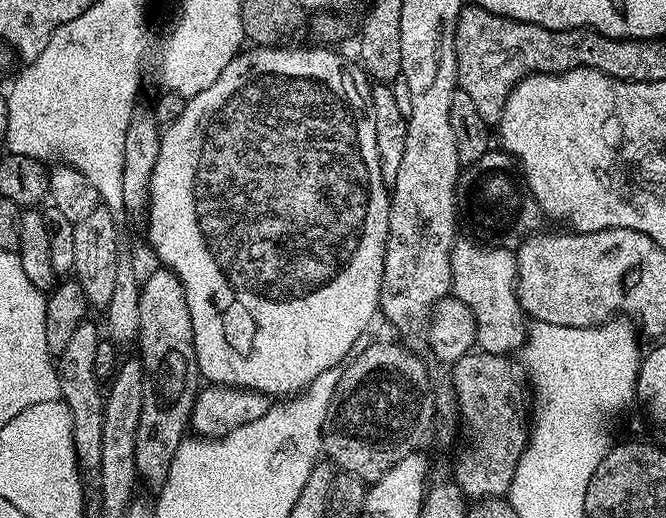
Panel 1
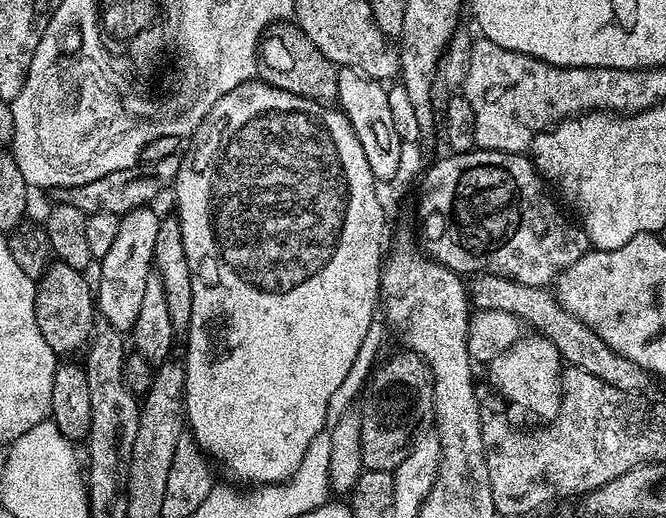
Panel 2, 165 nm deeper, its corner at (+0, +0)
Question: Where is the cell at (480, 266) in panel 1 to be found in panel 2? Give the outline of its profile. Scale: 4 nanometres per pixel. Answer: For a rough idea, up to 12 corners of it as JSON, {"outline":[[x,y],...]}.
{"outline":[[521,338],[488,364],[495,395],[560,415],[560,352]]}

